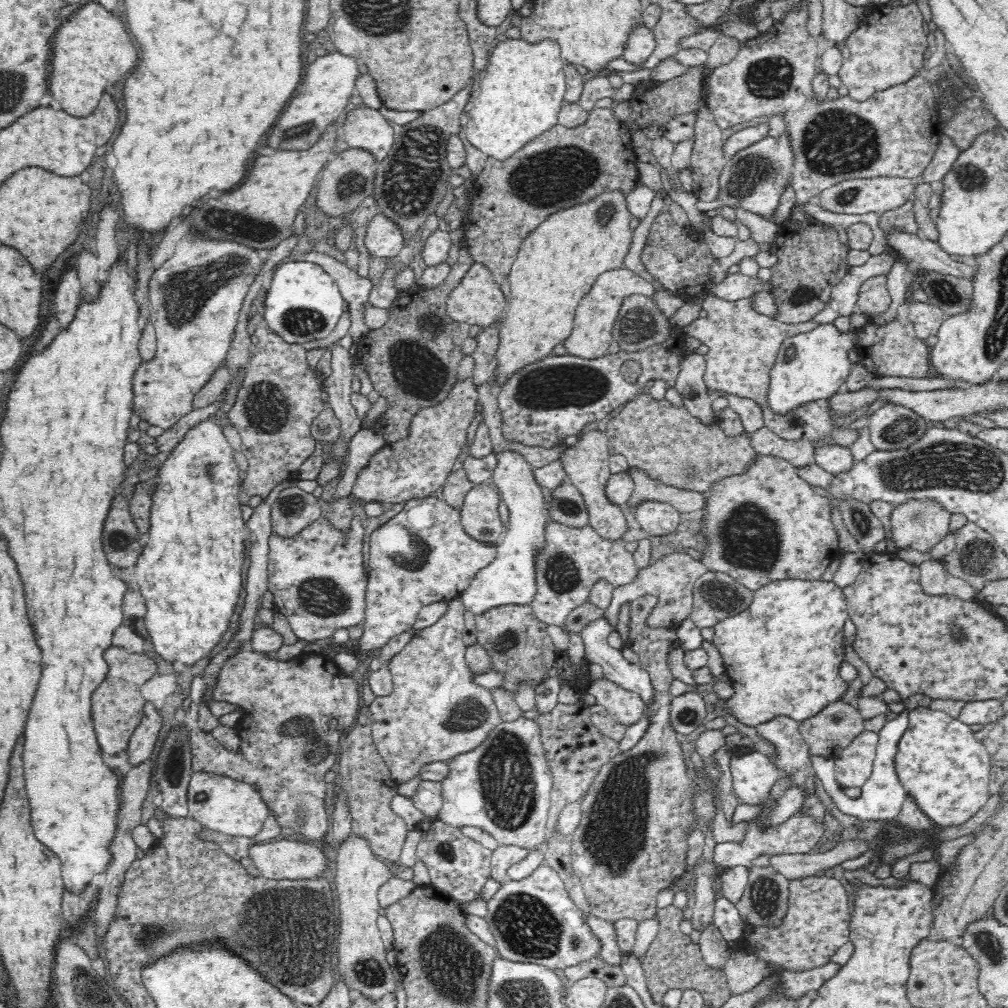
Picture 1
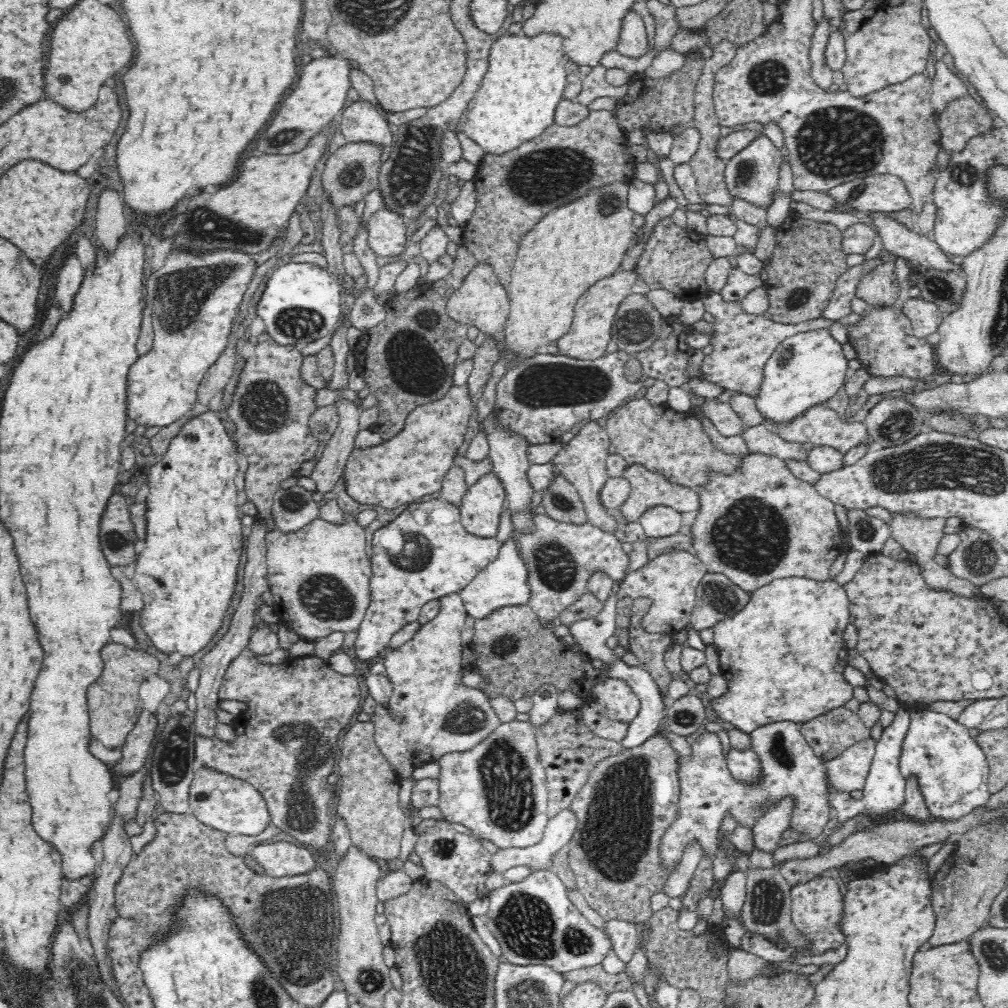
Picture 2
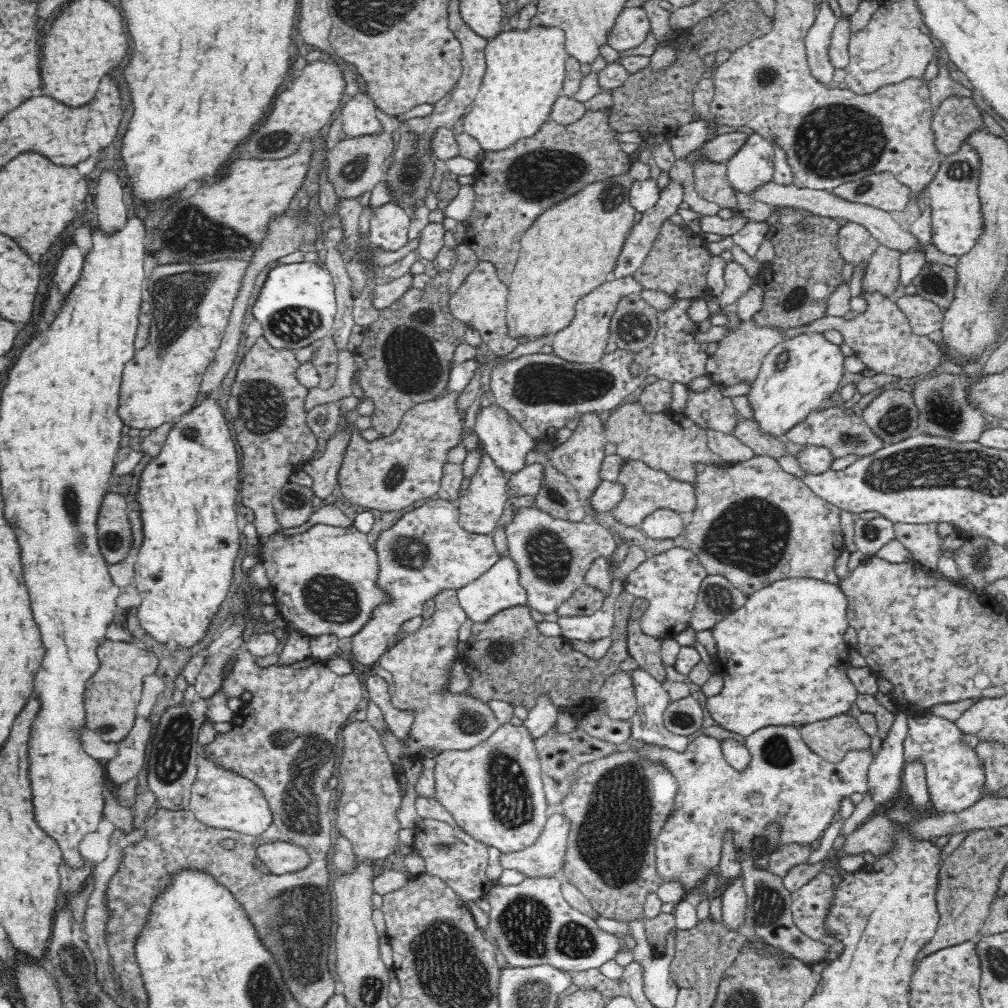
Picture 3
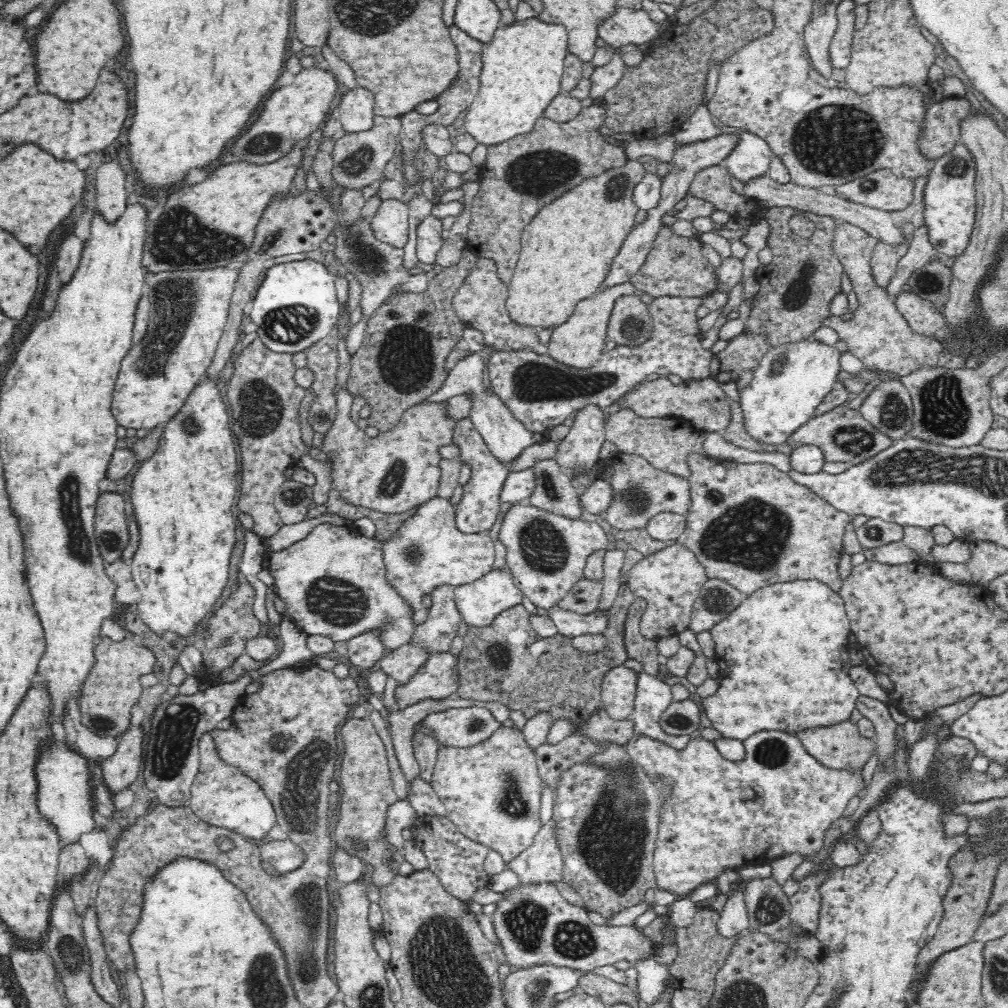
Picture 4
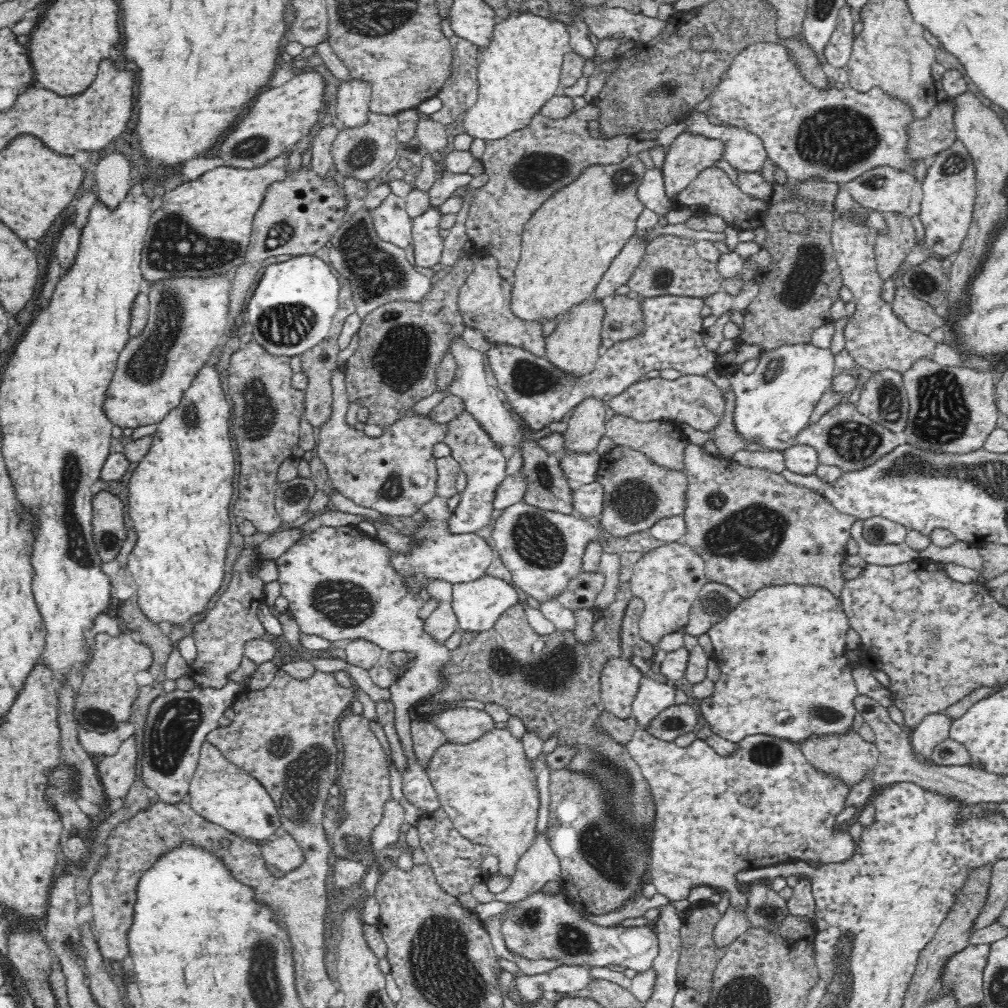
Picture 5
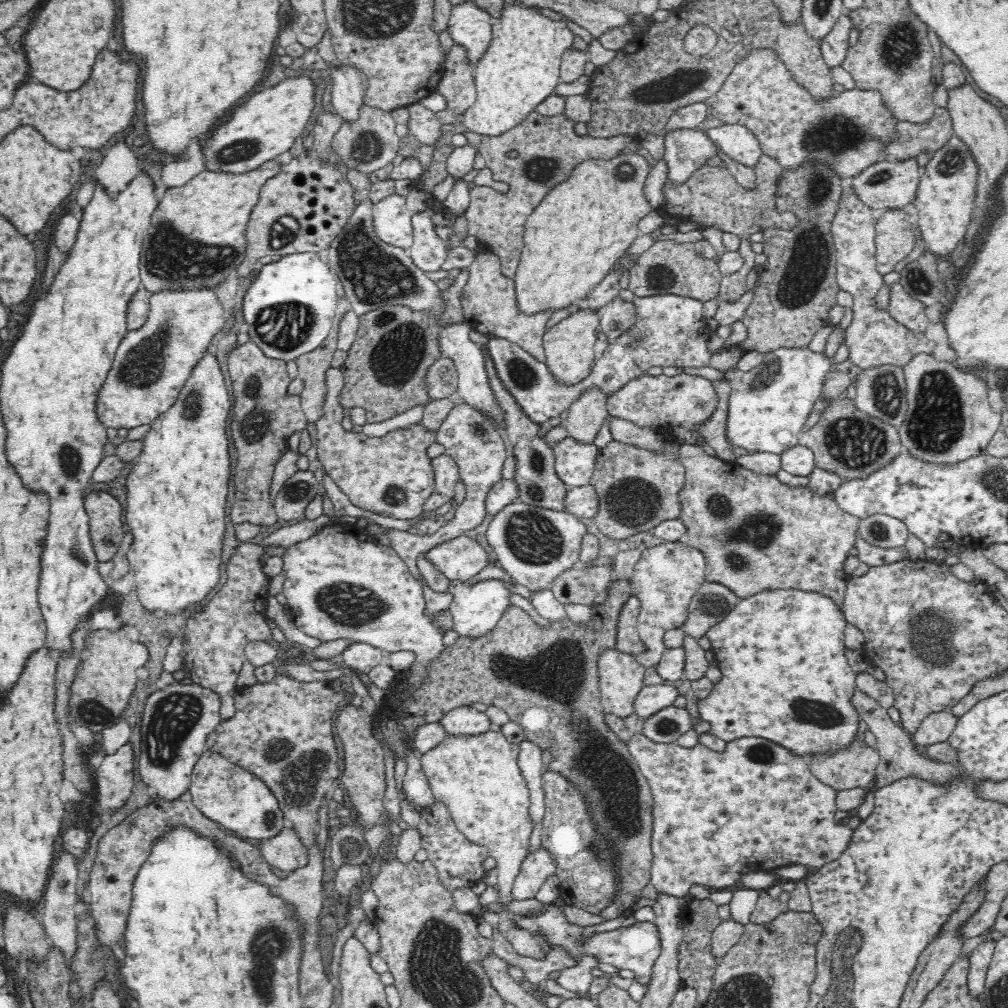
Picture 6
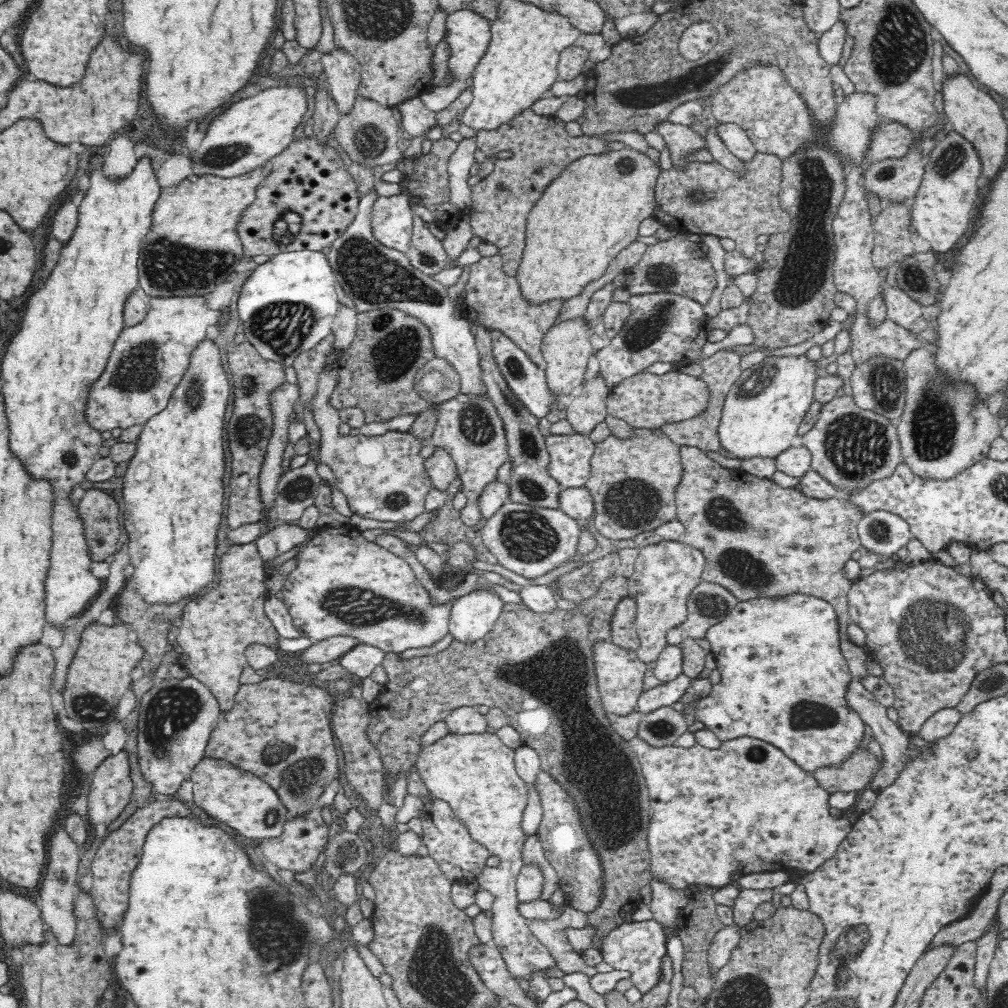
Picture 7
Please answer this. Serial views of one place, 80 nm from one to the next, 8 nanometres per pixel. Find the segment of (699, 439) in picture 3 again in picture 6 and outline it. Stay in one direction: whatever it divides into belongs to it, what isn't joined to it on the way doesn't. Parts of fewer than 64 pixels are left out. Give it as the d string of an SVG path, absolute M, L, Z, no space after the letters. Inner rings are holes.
M609 417L608 432L613 440L647 450L652 454L664 454L666 446L675 448L676 457L682 444L674 439L674 429L671 425L638 426L630 419Z

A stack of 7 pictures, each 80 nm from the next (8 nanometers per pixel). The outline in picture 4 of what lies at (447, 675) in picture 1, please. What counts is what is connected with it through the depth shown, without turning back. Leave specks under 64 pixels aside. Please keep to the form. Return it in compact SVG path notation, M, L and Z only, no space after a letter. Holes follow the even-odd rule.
M455 586L436 588L430 594L432 605L428 609L427 619L413 630L408 642L381 656L376 669L386 676L390 675L396 681L397 687L406 687L415 678L415 675L427 666L432 654L450 653L452 640L458 636L458 629L463 621L462 613L456 606L454 588ZM480 701L468 702L468 706L448 706L446 710L430 710L420 722L416 722L416 733L428 735L440 748L470 748L487 740L500 728L490 710Z

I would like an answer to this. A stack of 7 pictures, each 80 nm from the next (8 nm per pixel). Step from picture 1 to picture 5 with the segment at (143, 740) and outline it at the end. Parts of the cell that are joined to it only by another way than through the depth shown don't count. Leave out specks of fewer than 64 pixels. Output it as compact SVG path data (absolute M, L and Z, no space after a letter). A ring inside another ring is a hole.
M136 734L128 736L119 746L116 754L103 757L103 760L97 765L102 786L109 801L116 798L124 799L130 786L136 780L136 766L138 766L136 738Z

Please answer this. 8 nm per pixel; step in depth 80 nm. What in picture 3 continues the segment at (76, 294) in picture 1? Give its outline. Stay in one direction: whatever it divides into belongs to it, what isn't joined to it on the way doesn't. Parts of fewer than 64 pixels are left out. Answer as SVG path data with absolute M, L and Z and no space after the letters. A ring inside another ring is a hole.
M68 246L64 250L64 254L58 262L58 270L54 274L54 282L56 282L56 288L62 296L62 300L66 300L70 296L76 282L80 280L82 264L84 264L84 256L80 254L80 250L76 246Z

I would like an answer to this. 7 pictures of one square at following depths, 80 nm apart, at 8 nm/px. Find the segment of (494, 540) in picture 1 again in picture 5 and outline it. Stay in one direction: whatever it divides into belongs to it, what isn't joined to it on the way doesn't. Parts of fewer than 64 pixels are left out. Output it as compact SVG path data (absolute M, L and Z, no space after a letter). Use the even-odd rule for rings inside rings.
M464 412L458 418L448 422L448 436L444 443L450 447L450 456L458 461L462 472L467 475L467 485L460 494L460 502L450 518L452 533L475 533L480 528L486 528L492 522L495 492L499 489L500 483L508 476L507 459L502 455L501 450L492 444L489 435L483 432L474 417L468 412Z

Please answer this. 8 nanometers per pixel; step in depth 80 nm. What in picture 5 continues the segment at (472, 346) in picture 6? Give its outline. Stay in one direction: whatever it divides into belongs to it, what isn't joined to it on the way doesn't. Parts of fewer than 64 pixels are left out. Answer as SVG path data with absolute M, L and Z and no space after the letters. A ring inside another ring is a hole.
M463 338L452 342L452 350L449 352L454 353L457 362L454 378L444 387L444 390L440 390L440 392L436 390L434 394L416 402L407 413L412 413L412 410L415 410L416 413L430 413L432 408L438 406L444 398L462 398L467 412L474 417L483 432L489 435L489 440L497 449L502 450L506 446L520 449L520 446L526 441L537 441L549 435L548 430L540 430L540 432L529 430L526 425L522 425L518 419L514 418L513 412L506 406L505 399L497 387L486 380L484 353L464 346Z

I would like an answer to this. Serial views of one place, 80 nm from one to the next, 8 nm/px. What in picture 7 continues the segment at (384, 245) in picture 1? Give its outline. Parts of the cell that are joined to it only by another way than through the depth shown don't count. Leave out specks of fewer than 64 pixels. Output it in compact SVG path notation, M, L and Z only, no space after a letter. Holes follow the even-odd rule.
M401 193L378 197L371 216L374 236L381 244L404 253L408 252L414 218L408 196Z

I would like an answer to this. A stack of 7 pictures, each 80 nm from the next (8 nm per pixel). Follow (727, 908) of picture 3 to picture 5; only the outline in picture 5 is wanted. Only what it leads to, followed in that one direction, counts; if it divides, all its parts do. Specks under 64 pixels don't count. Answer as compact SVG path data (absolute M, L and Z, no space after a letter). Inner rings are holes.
M736 905L728 906L724 914L720 915L719 921L713 929L713 937L717 946L730 946L741 934L744 934L751 922L747 919L747 914L742 907Z

